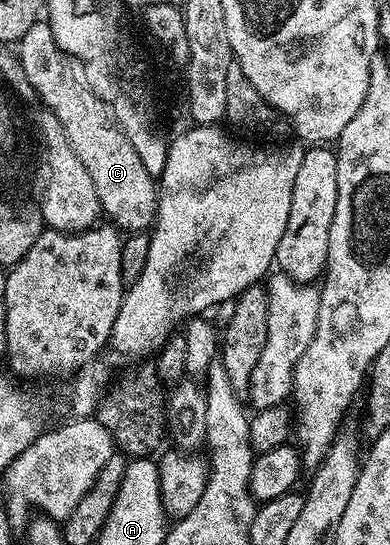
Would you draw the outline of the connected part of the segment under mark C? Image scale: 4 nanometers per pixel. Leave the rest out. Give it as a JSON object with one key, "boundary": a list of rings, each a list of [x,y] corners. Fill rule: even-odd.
{"boundary":[[[47,20],[37,21],[18,43],[18,60],[22,71],[26,71],[26,79],[36,89],[36,97],[41,101],[47,112],[54,114],[58,123],[62,123],[62,131],[66,131],[66,139],[70,139],[70,147],[74,147],[74,155],[82,159],[82,167],[90,171],[90,179],[94,179],[94,191],[98,191],[100,212],[111,224],[125,234],[142,233],[151,230],[156,219],[156,198],[158,196],[158,181],[146,171],[138,151],[130,143],[117,120],[112,115],[107,103],[90,87],[84,74],[84,64],[77,57],[72,57],[54,39],[54,31]]]}

